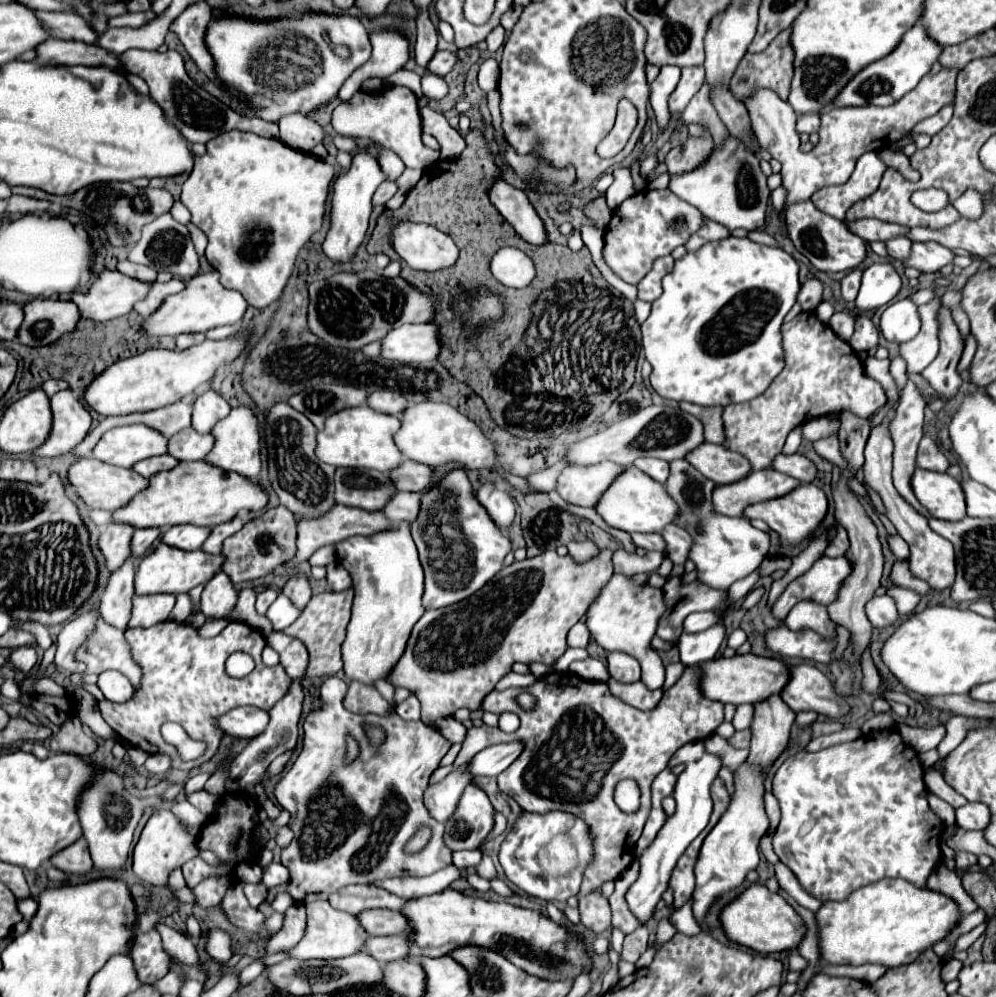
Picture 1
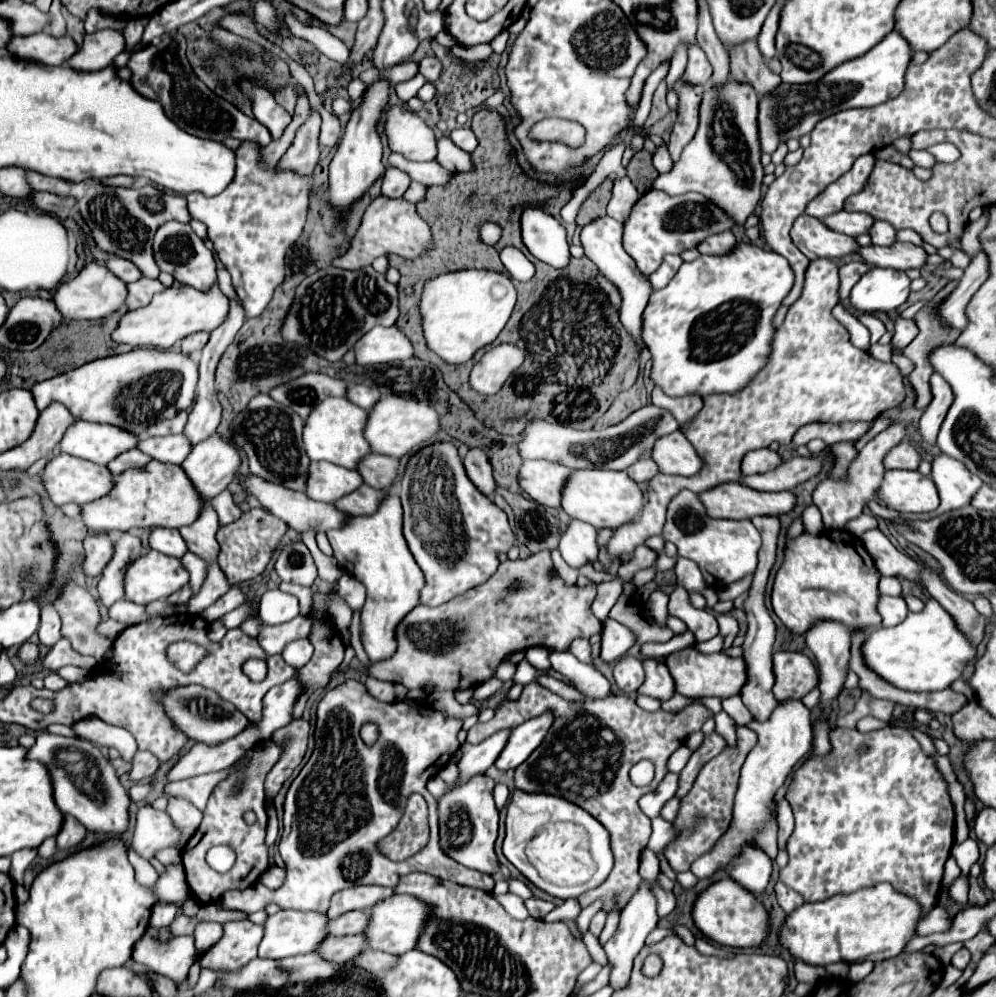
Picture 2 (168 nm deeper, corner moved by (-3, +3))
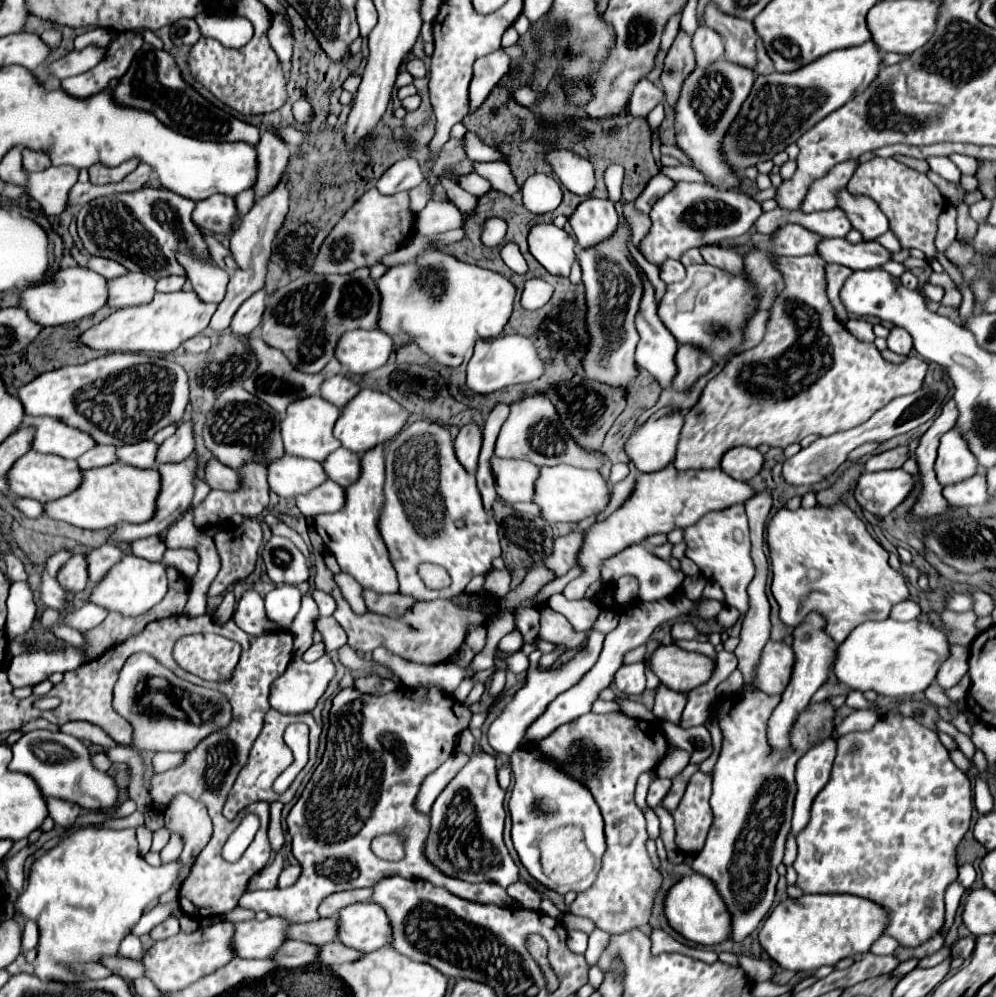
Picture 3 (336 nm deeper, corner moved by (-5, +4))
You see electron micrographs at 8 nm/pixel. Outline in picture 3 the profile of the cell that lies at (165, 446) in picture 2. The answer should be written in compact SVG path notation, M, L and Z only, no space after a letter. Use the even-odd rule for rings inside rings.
M142 440L120 448L120 462L136 468L158 468L158 444L154 440Z

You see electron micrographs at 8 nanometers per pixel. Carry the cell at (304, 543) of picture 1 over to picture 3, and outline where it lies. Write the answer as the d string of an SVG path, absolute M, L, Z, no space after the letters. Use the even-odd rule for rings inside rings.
M210 460L206 464L206 482L212 488L220 488L220 490L238 490L238 486L242 486L242 476L234 470L228 468L226 464L218 462L218 460Z

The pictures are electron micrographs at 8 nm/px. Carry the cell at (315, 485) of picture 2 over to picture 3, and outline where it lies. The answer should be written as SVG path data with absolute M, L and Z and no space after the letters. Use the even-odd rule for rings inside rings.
M284 456L280 462L268 466L270 490L280 498L294 498L298 494L308 494L328 480L322 462Z

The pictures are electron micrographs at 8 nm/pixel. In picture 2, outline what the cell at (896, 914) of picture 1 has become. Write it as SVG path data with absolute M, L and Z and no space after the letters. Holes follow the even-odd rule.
M878 883L874 887L868 889L860 889L854 893L846 893L846 895L834 895L828 897L824 901L818 903L804 903L798 909L794 909L782 923L778 939L780 945L794 957L800 959L808 965L830 965L830 963L838 963L838 961L846 961L846 963L854 963L854 961L862 961L868 959L866 955L876 955L874 961L882 959L892 959L896 955L902 953L904 945L914 937L914 929L916 923L920 921L920 907L912 897L906 897L902 893L896 893L892 889L892 885L888 883Z

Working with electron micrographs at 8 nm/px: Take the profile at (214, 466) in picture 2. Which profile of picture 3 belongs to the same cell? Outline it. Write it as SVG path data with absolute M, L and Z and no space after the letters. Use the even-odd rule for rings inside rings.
M192 454L188 460L176 462L176 464L160 464L160 476L164 478L164 490L160 492L160 510L156 510L156 518L152 518L152 522L144 522L144 524L120 524L118 530L112 534L114 540L122 540L122 542L134 542L138 538L146 538L146 536L160 536L164 534L176 520L178 516L182 516L186 510L192 508L192 498L194 498L194 480L198 478L198 470L204 468L204 462L198 462L198 454Z

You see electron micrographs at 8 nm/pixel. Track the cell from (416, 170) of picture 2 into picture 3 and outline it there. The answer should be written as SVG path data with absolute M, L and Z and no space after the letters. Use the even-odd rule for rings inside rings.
M470 172L470 174L464 174L464 176L454 176L454 180L458 182L460 188L464 188L466 192L470 192L474 196L482 196L492 188L490 182L480 178L476 172Z

